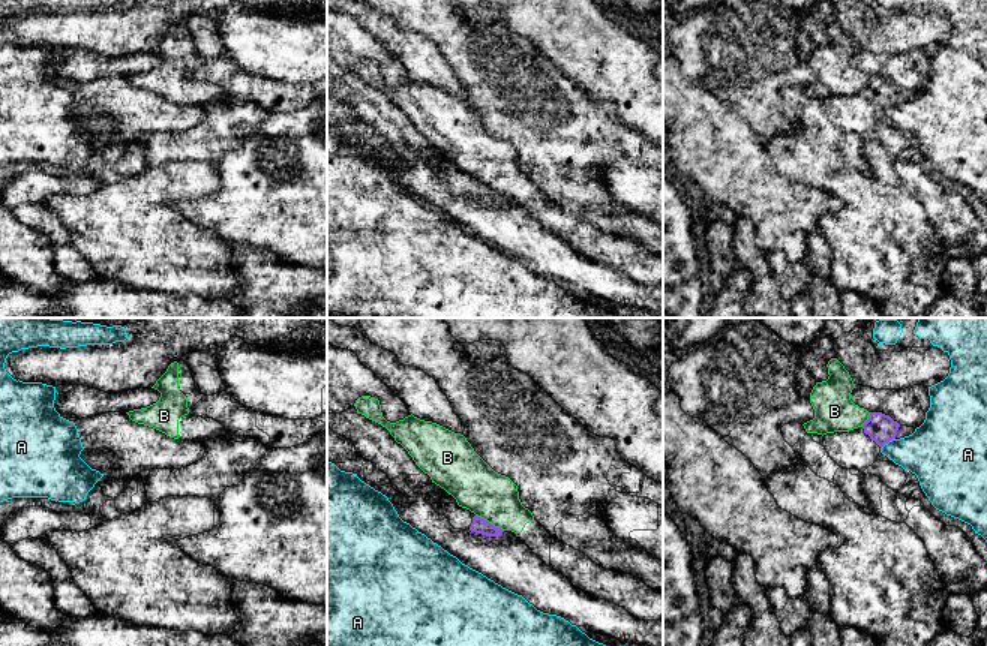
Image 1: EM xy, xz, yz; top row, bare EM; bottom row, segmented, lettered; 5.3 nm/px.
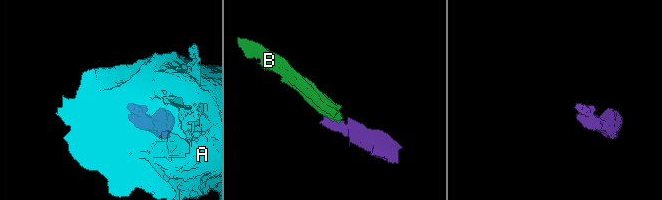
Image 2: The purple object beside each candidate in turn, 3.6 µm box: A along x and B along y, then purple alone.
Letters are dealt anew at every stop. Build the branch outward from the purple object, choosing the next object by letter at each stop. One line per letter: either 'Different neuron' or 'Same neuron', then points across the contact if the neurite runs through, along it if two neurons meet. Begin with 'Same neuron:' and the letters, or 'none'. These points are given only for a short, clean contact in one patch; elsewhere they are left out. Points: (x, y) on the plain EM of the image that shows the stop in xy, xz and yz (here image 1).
Same neuron: none
A: Different neuron
B: Different neuron. Boundary: xz (476, 179), (503, 195)

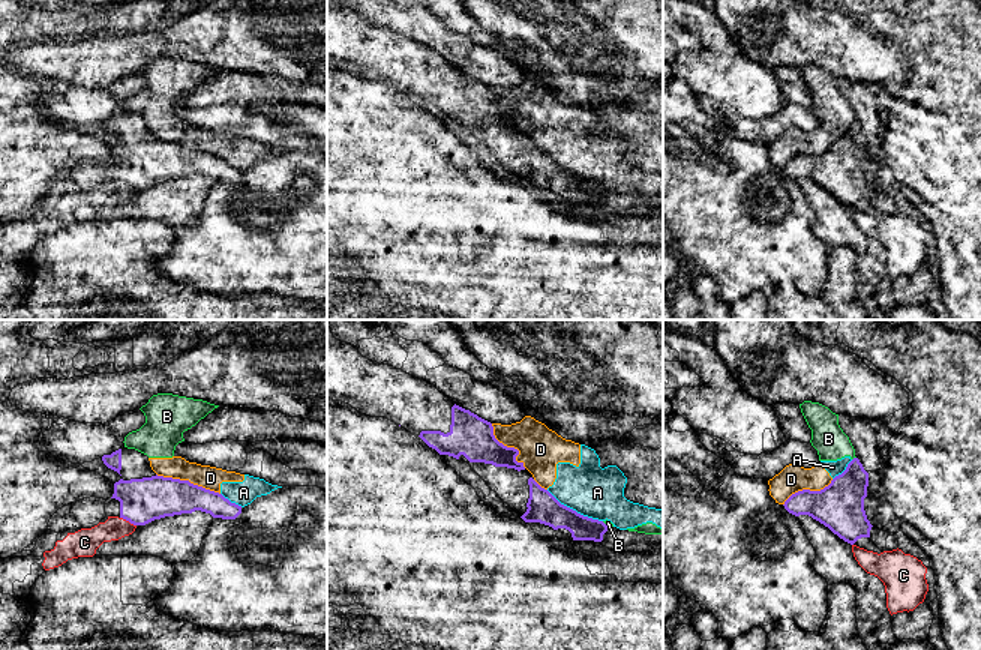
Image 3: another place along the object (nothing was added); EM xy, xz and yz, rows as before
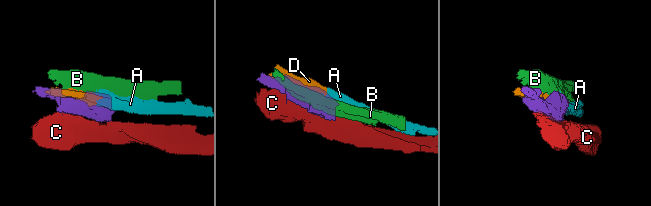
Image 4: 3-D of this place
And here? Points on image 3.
Same neuron: none
A: Different neuron
B: Different neuron
C: Different neuron
D: Different neuron

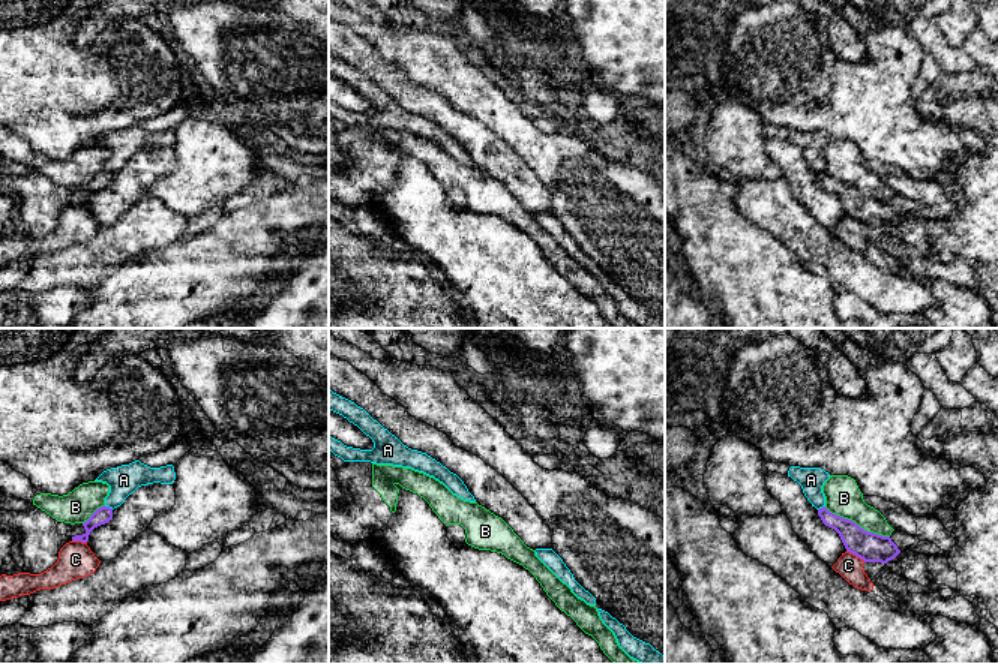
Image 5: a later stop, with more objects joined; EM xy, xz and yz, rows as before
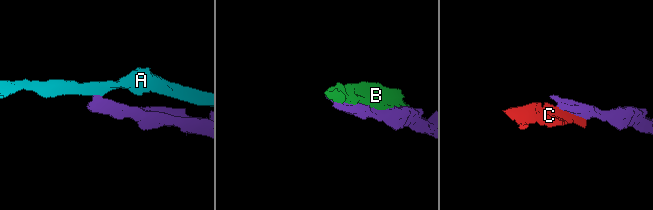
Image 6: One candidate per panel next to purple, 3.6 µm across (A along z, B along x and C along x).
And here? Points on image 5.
Same neuron: none
A: Different neuron. Boundary: xy (104, 170), (113, 173)
B: Different neuron
C: Different neuron

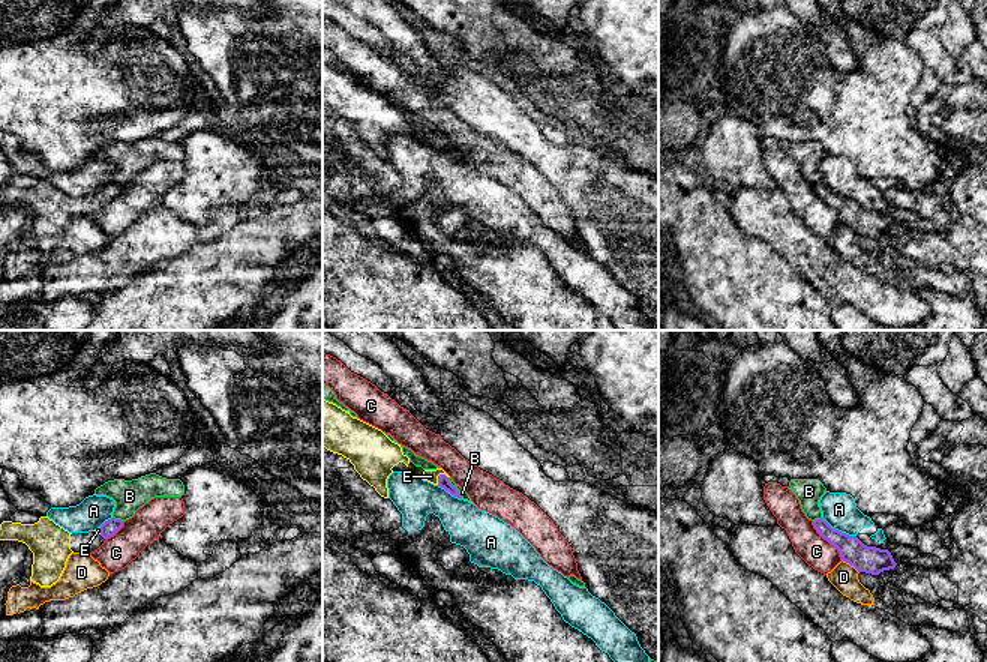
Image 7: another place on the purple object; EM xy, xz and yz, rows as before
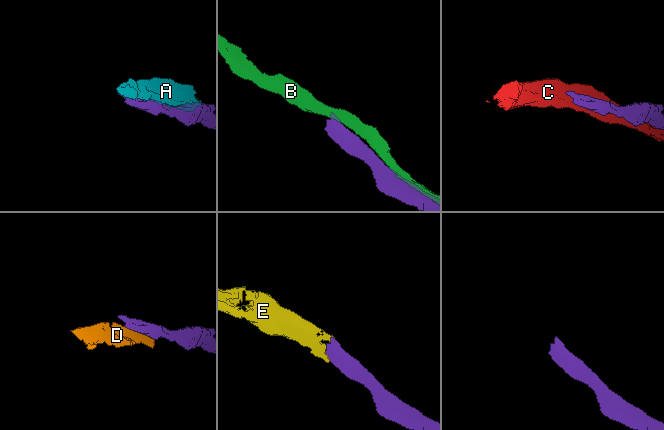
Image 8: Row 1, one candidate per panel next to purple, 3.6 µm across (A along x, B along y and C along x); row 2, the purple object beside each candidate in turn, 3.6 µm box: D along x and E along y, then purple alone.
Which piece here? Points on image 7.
Same neuron: E
A: Different neuron
B: Different neuron. Boundary: xy (113, 180), (122, 185)
C: Different neuron
D: Different neuron
E: Same neuron. Path across: xz (443, 144), (438, 141), (431, 140)

